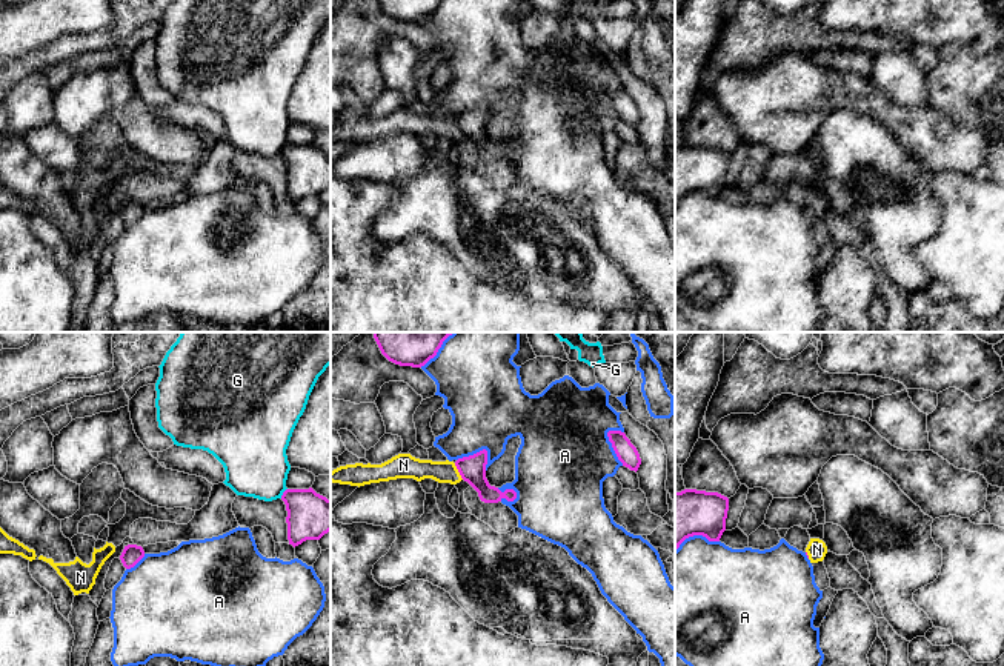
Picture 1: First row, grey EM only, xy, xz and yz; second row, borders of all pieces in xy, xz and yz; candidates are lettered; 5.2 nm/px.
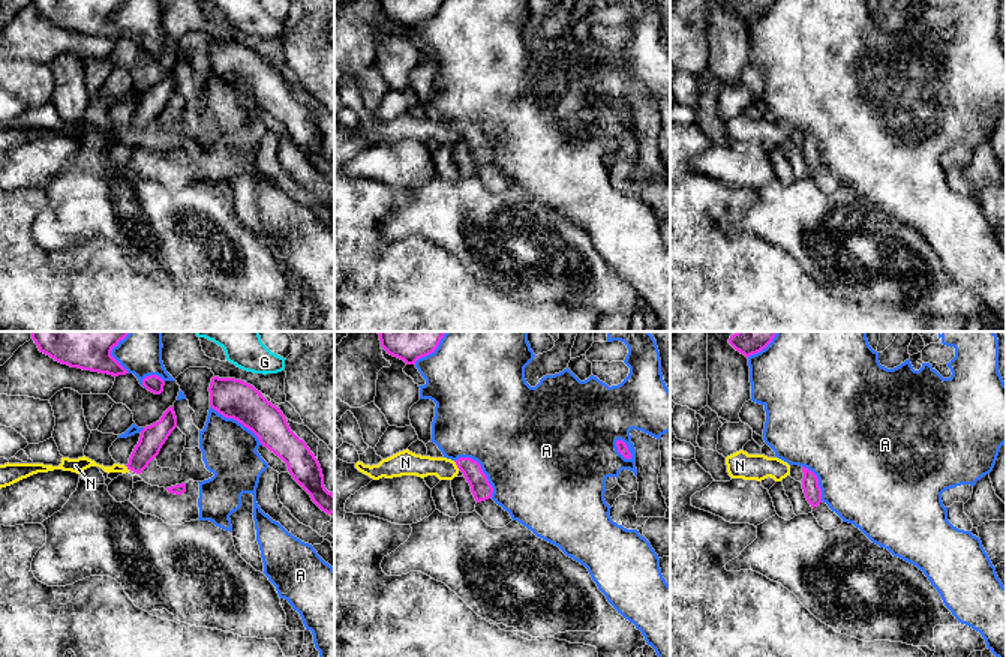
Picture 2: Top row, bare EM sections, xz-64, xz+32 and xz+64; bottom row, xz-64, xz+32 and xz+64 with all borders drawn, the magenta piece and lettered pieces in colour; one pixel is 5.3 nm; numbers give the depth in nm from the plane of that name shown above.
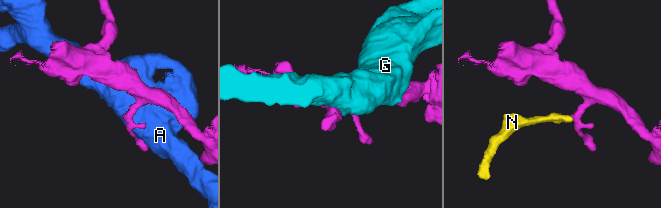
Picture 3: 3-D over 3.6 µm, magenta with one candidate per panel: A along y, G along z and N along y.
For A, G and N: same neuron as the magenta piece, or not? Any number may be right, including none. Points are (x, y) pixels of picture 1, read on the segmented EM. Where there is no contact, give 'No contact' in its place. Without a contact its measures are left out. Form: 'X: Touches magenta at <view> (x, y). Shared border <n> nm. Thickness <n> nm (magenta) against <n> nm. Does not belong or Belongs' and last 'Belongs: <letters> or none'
A: Touches magenta at xz (612, 446). Shared border 200 nm. Thickness 110 nm (magenta) against 480 nm. Does not belong
G: Touches magenta at xy (283, 492). Shared border 70 nm. Thickness 240 nm (magenta) against 340 nm. Does not belong
N: Touches magenta at xz (458, 471). Shared border 100 nm. Thickness 140 nm (magenta) against 110 nm. Does not belong
Belongs: none

